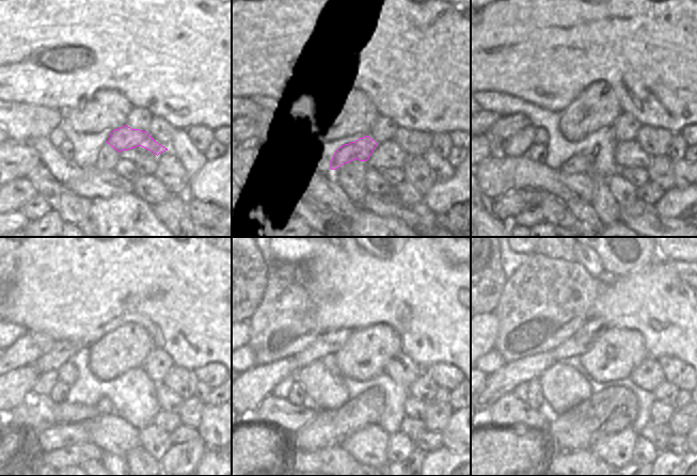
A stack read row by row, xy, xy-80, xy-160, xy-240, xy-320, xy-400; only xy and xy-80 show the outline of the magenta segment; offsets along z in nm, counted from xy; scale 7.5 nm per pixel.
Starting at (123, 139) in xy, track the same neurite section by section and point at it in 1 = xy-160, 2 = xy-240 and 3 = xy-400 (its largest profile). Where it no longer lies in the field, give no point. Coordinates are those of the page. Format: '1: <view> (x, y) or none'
1: xy-160 (580, 163)
2: xy-240 (64, 413)
3: xy-400 (508, 411)

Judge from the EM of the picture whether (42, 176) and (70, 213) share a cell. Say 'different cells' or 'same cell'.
same cell

